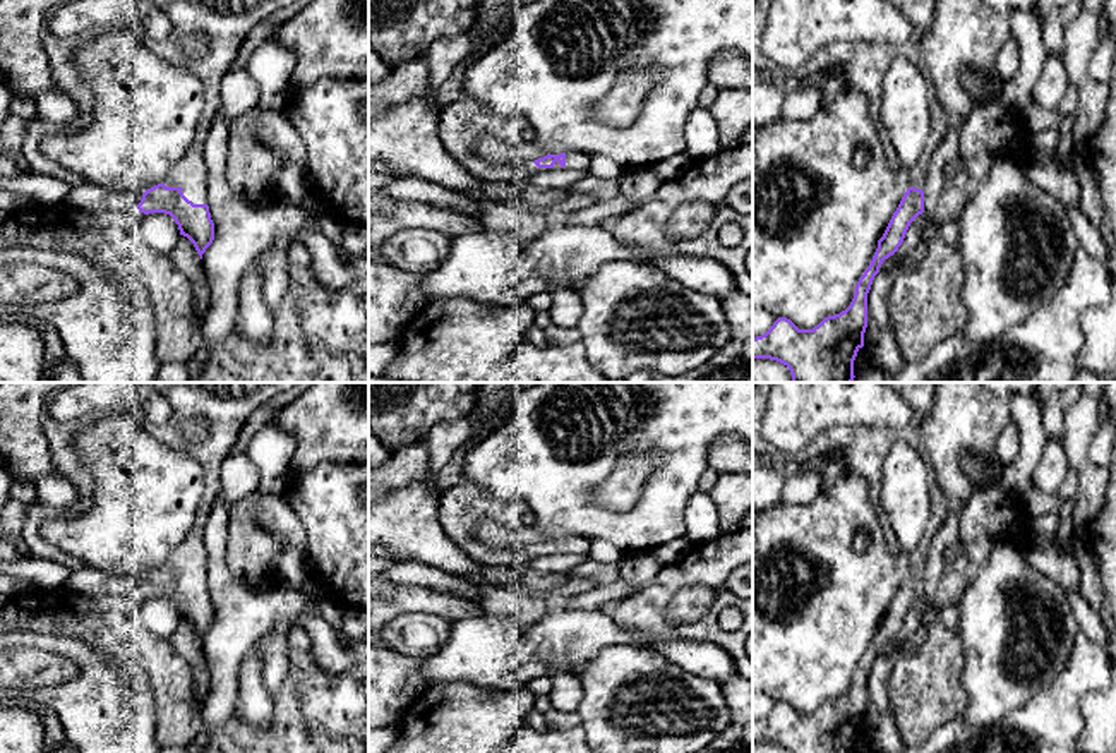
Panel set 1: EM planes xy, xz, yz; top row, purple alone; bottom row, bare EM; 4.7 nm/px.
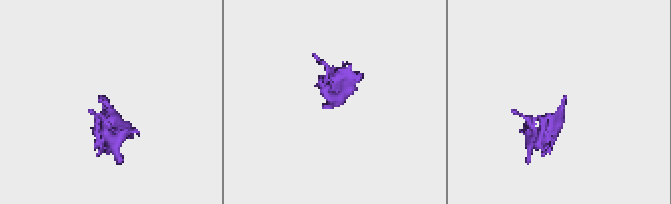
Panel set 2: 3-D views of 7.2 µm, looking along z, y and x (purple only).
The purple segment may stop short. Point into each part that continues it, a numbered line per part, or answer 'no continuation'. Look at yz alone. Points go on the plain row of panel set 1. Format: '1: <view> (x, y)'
1: yz (940, 503)

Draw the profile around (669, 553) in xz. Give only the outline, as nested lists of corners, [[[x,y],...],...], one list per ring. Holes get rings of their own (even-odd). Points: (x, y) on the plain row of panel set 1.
[[[684,537],[684,539],[674,539],[670,542],[657,545],[650,552],[653,554],[653,557],[662,568],[669,568],[679,563],[686,556],[686,552],[691,549],[691,545],[693,544]]]

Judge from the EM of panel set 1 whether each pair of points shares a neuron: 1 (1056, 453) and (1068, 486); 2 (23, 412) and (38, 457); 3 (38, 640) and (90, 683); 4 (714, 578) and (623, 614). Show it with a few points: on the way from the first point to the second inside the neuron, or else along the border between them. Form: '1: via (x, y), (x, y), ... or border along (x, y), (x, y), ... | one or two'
1: border along (1068, 467), (1068, 474), (1055, 494) | two
2: via (23, 422), (23, 441), (28, 446) | one
3: via (55, 644), (69, 647), (88, 666) | one
4: via (691, 577), (674, 578), (645, 608) | one

